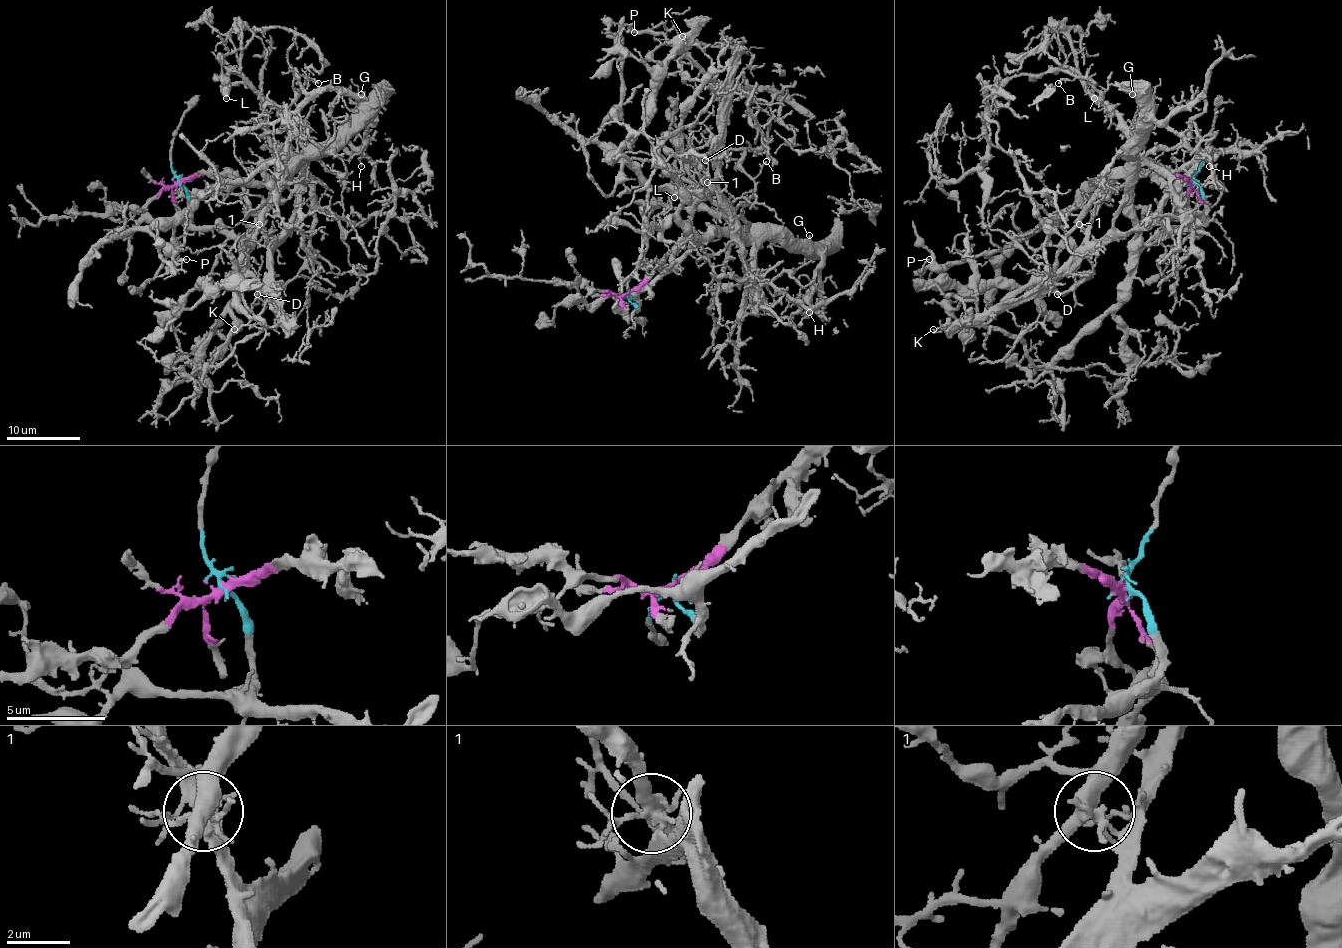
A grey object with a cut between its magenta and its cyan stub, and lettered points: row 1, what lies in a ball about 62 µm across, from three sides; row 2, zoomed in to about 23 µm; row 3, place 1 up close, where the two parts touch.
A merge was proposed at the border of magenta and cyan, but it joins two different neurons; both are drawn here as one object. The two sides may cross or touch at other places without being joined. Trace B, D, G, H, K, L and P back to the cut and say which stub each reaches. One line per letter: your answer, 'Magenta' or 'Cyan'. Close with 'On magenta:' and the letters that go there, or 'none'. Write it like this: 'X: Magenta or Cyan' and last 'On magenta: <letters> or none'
B: Cyan
D: Cyan
G: Cyan
H: Cyan
K: Cyan
L: Cyan
P: Cyan
On magenta: none

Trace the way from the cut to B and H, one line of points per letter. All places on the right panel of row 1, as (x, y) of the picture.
B: (1191, 182), (1202, 191), (1206, 213), (1145, 243), (1132, 207), (1130, 130), (1089, 80), (1058, 84)
H: (1191, 182), (1202, 191), (1206, 213), (1145, 243), (1134, 215), (1139, 132), (1150, 121), (1161, 122), (1210, 167)

